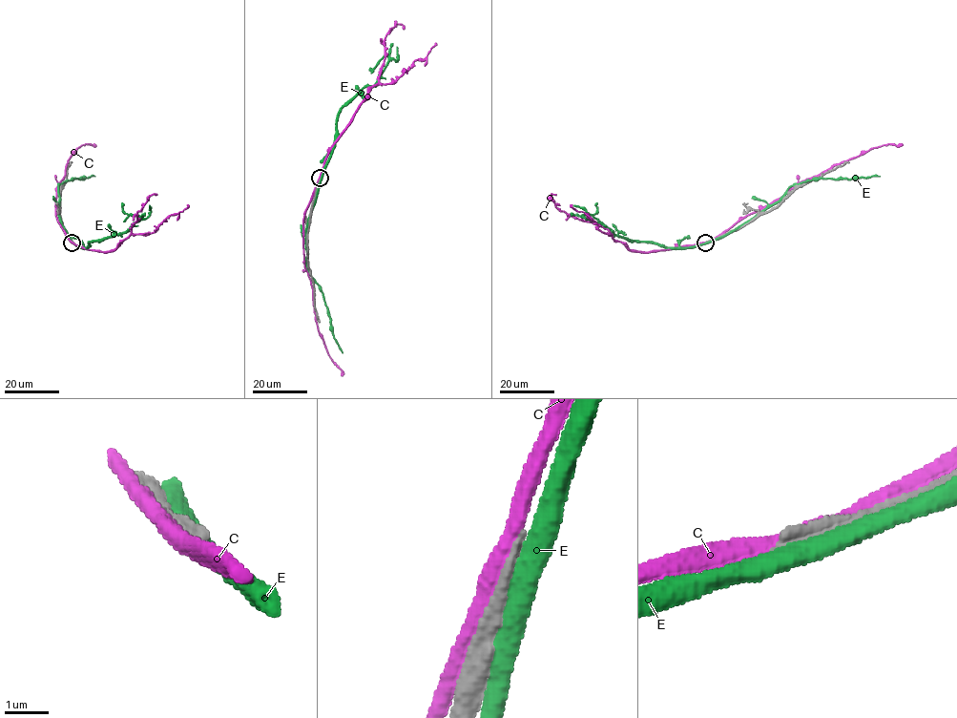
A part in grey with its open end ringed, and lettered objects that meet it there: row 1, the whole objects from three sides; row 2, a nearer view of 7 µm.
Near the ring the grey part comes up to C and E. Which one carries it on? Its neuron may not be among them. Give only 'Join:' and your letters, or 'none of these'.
Join: none of these

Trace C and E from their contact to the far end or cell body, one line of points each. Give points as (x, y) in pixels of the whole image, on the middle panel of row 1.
C: (318, 182), (303, 217), (304, 266), (310, 280), (318, 331), (342, 375)
E: (319, 182), (305, 234), (305, 263), (322, 292), (330, 330), (343, 353)

